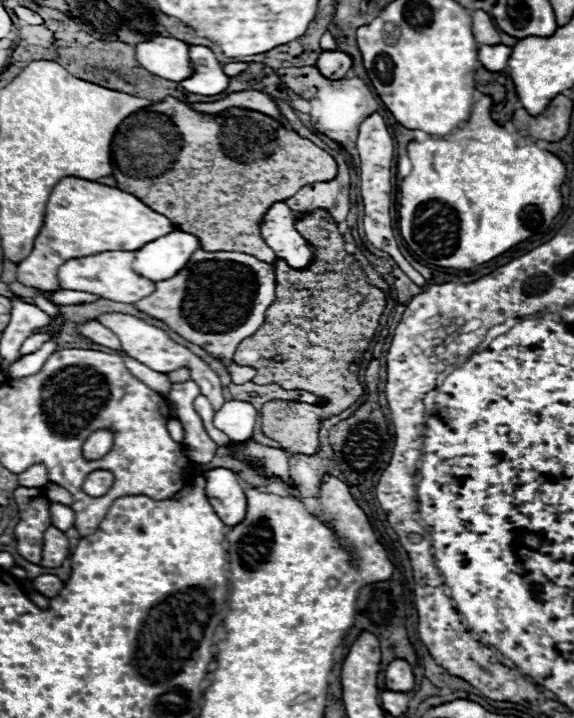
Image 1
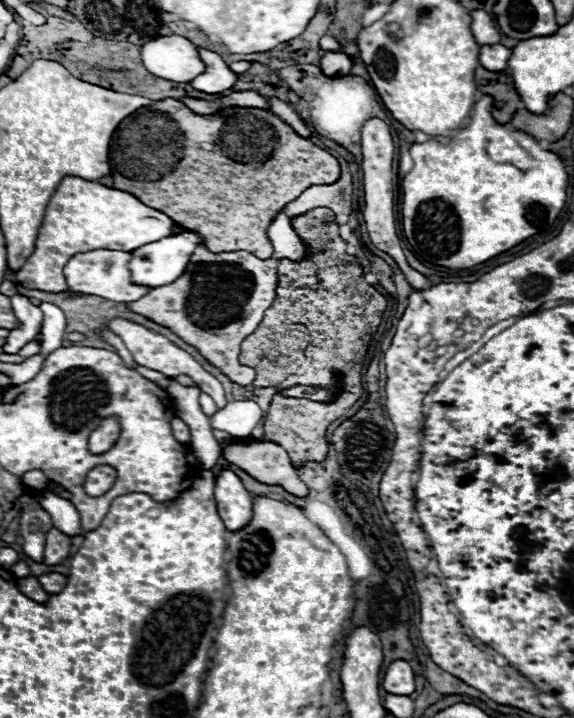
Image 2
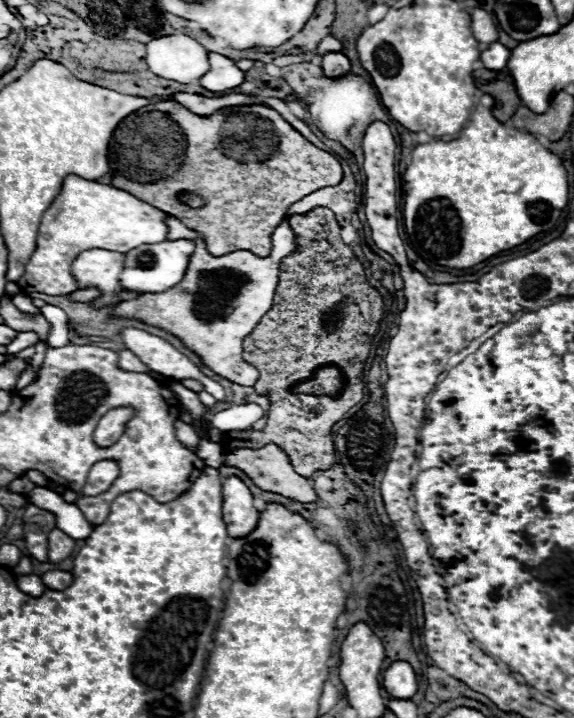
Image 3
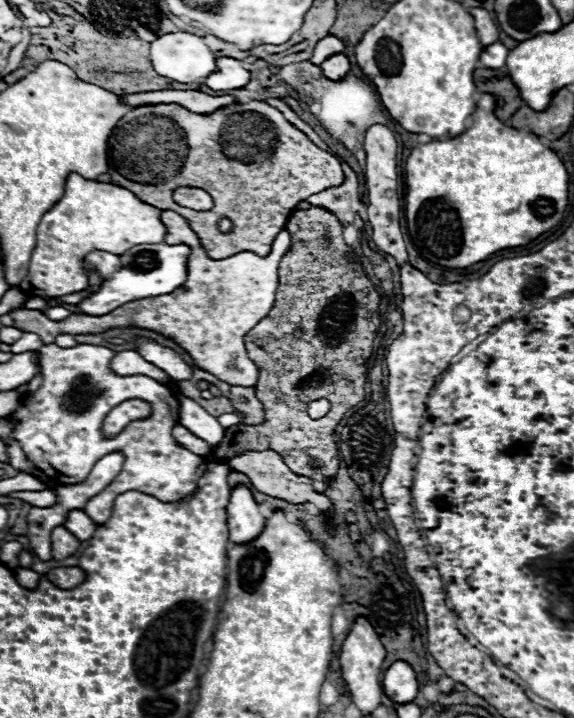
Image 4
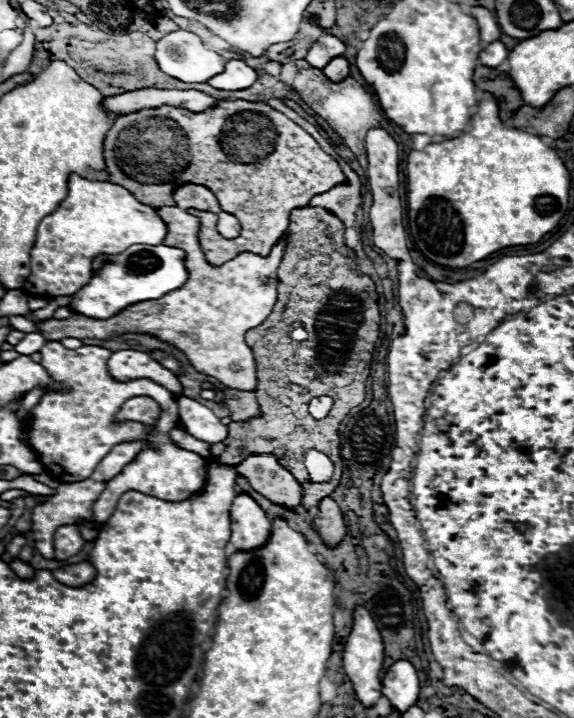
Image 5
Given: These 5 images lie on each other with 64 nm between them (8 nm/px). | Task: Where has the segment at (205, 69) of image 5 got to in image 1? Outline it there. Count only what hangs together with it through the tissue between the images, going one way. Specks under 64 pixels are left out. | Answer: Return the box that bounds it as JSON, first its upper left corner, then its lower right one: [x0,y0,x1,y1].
[136,38,194,82]

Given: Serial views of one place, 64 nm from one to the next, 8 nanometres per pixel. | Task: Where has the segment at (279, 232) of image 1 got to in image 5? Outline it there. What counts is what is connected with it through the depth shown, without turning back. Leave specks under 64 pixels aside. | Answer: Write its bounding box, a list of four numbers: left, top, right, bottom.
[36,206,282,390]

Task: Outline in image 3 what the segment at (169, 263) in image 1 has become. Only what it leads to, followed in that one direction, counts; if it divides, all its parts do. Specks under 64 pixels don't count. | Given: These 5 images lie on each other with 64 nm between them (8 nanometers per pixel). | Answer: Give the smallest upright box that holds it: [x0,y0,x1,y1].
[120,240,194,294]

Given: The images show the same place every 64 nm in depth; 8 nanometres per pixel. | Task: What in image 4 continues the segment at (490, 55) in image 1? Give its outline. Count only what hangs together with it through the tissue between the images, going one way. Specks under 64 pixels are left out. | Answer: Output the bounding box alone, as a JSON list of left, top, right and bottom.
[480,42,510,70]

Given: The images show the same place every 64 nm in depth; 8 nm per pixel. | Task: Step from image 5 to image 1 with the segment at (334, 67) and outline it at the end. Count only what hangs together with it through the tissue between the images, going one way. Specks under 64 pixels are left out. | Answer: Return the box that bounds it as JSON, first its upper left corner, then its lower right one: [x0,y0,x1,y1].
[316,50,352,80]

